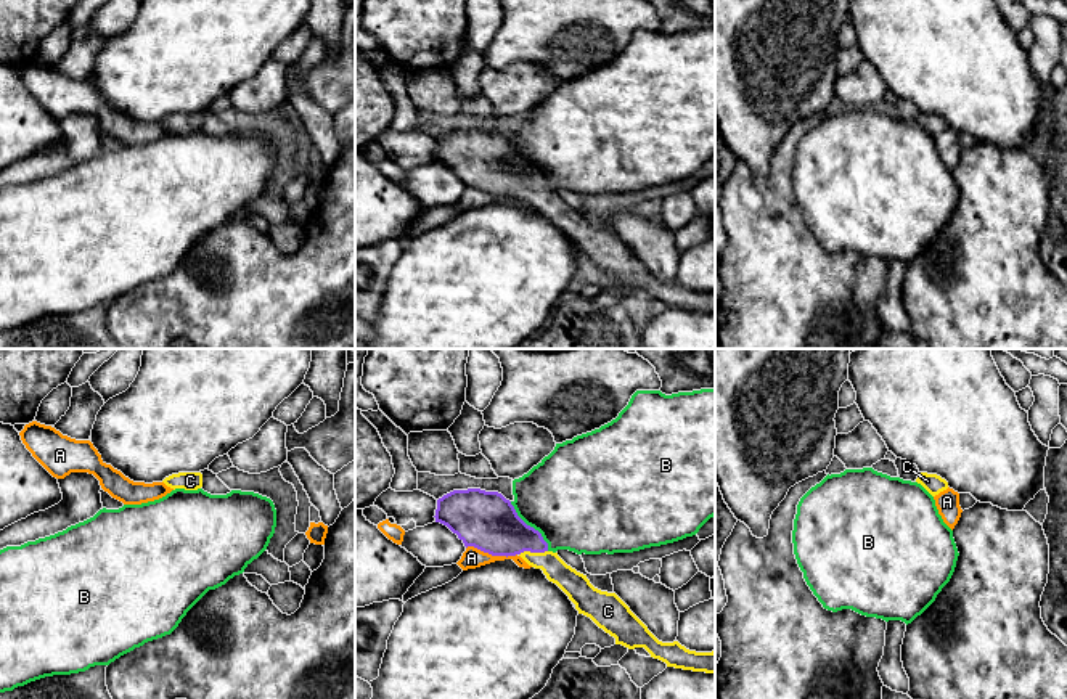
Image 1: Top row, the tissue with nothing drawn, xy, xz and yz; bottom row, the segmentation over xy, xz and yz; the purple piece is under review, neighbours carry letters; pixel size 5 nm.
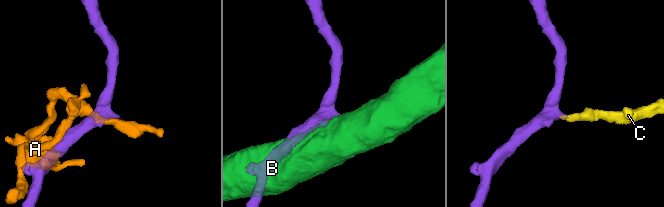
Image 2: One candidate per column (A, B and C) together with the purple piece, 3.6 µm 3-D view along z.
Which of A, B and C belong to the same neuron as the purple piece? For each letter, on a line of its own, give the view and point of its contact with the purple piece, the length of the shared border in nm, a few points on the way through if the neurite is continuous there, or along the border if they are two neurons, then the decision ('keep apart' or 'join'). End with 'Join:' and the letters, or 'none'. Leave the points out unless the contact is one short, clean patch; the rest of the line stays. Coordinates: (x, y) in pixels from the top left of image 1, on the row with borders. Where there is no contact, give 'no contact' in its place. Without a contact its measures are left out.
A: xz (492, 555) | 260 nm | keep apart
B: xz (529, 526) | 320 nm | keep apart
C: xz (532, 551) | 150 nm | across xz (490, 524), (518, 537), (532, 551), (569, 580) | join
Join: C

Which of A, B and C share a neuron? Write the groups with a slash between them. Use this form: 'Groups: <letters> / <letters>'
Groups: A / B / C

